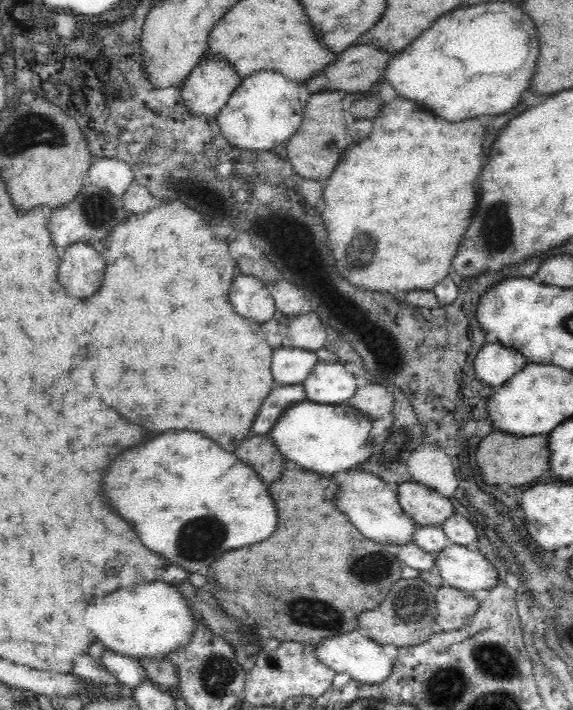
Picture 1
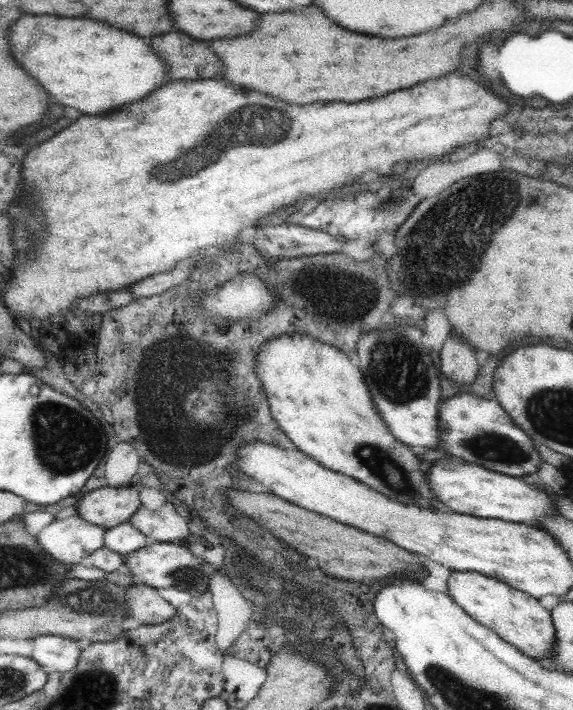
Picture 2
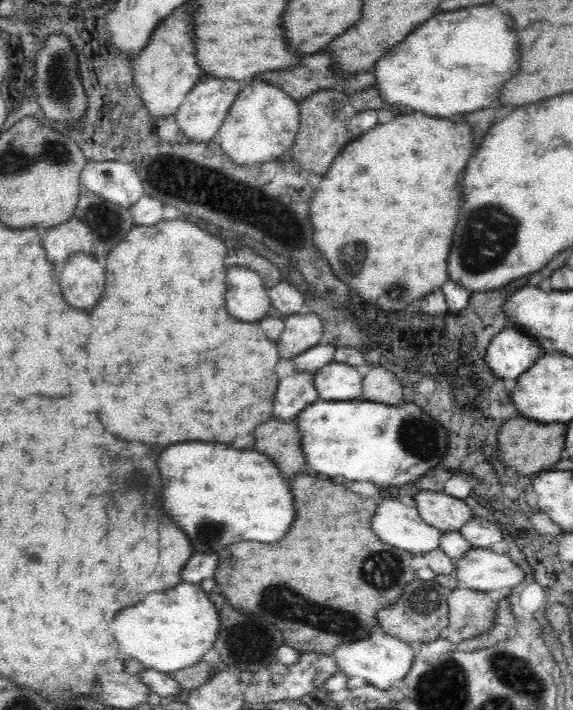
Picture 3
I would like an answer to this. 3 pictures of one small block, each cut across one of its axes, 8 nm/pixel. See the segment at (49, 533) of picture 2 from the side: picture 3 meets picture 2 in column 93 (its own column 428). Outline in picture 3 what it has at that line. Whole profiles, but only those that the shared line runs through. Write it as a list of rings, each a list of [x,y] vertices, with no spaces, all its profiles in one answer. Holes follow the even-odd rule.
[[[382,490],[380,494],[381,497],[373,510],[372,520],[370,521],[371,531],[380,542],[400,550],[406,550],[414,556],[420,556],[423,552],[435,549],[438,546],[441,531],[433,526],[428,526],[419,517],[415,505],[404,504],[392,495],[386,495]]]

